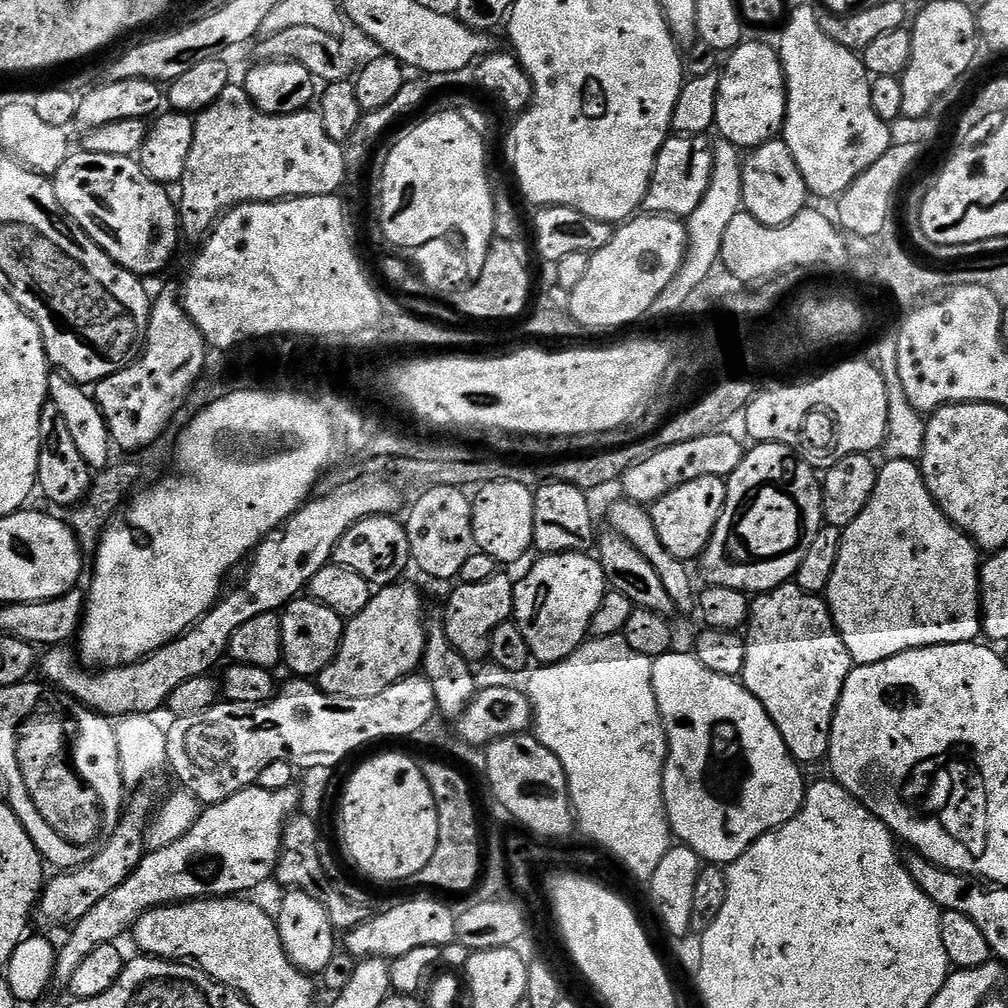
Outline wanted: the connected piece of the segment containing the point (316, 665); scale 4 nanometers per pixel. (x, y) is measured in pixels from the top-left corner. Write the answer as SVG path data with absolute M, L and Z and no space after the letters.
M297 598L284 605L280 618L282 622L283 663L288 664L291 675L296 678L316 678L334 658L340 649L346 627L345 617L339 616L330 606L311 598Z

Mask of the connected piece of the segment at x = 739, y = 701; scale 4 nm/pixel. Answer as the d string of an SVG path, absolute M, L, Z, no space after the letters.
M673 650L652 662L652 685L664 733L668 735L668 760L664 763L664 809L679 843L692 848L701 861L727 866L767 832L781 828L804 805L806 779L790 754L778 726L762 702L739 679L706 670L691 651Z

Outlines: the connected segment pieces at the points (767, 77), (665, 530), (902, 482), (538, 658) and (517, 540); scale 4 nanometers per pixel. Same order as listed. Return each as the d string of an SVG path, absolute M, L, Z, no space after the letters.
M752 38L727 53L720 72L718 86L718 110L716 111L715 131L721 137L734 142L741 150L751 150L767 140L775 140L781 135L784 118L788 115L788 85L784 83L784 67L780 64L780 54L775 47L759 44Z
M725 477L694 478L694 482L686 482L670 494L658 498L651 505L654 530L658 530L658 538L662 538L662 546L674 554L674 558L685 562L695 561L706 550L710 538L714 534L714 526L718 526L718 518L724 509L728 497L728 485Z
M885 459L883 463L879 465L874 482L874 494L870 494L870 502L866 502L866 510L862 510L862 514L858 514L858 518L854 518L854 522L850 522L850 526L843 529L842 546L838 550L838 566L834 566L834 574L830 574L826 593L832 620L840 631L842 642L846 642L846 650L850 650L856 664L882 662L886 658L894 658L894 654L902 654L906 650L915 648L929 648L939 644L971 644L982 632L980 611L982 553L980 549L959 526L952 524L950 518L946 518L946 514L942 514L942 510L936 505L926 486L917 461Z
M549 552L536 559L540 560L534 561L528 573L515 581L512 615L518 630L522 630L526 638L526 646L530 646L533 661L543 666L570 658L570 654L574 654L574 650L589 639L590 622L598 606L602 606L602 598L610 591L610 585L599 559L588 552Z
M490 482L475 489L471 502L474 542L479 551L490 554L490 558L494 558L500 566L516 564L528 551L533 551L533 489L518 486L518 482Z

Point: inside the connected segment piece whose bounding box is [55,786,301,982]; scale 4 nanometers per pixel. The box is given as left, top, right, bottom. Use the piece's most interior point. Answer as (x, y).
(234, 846)

